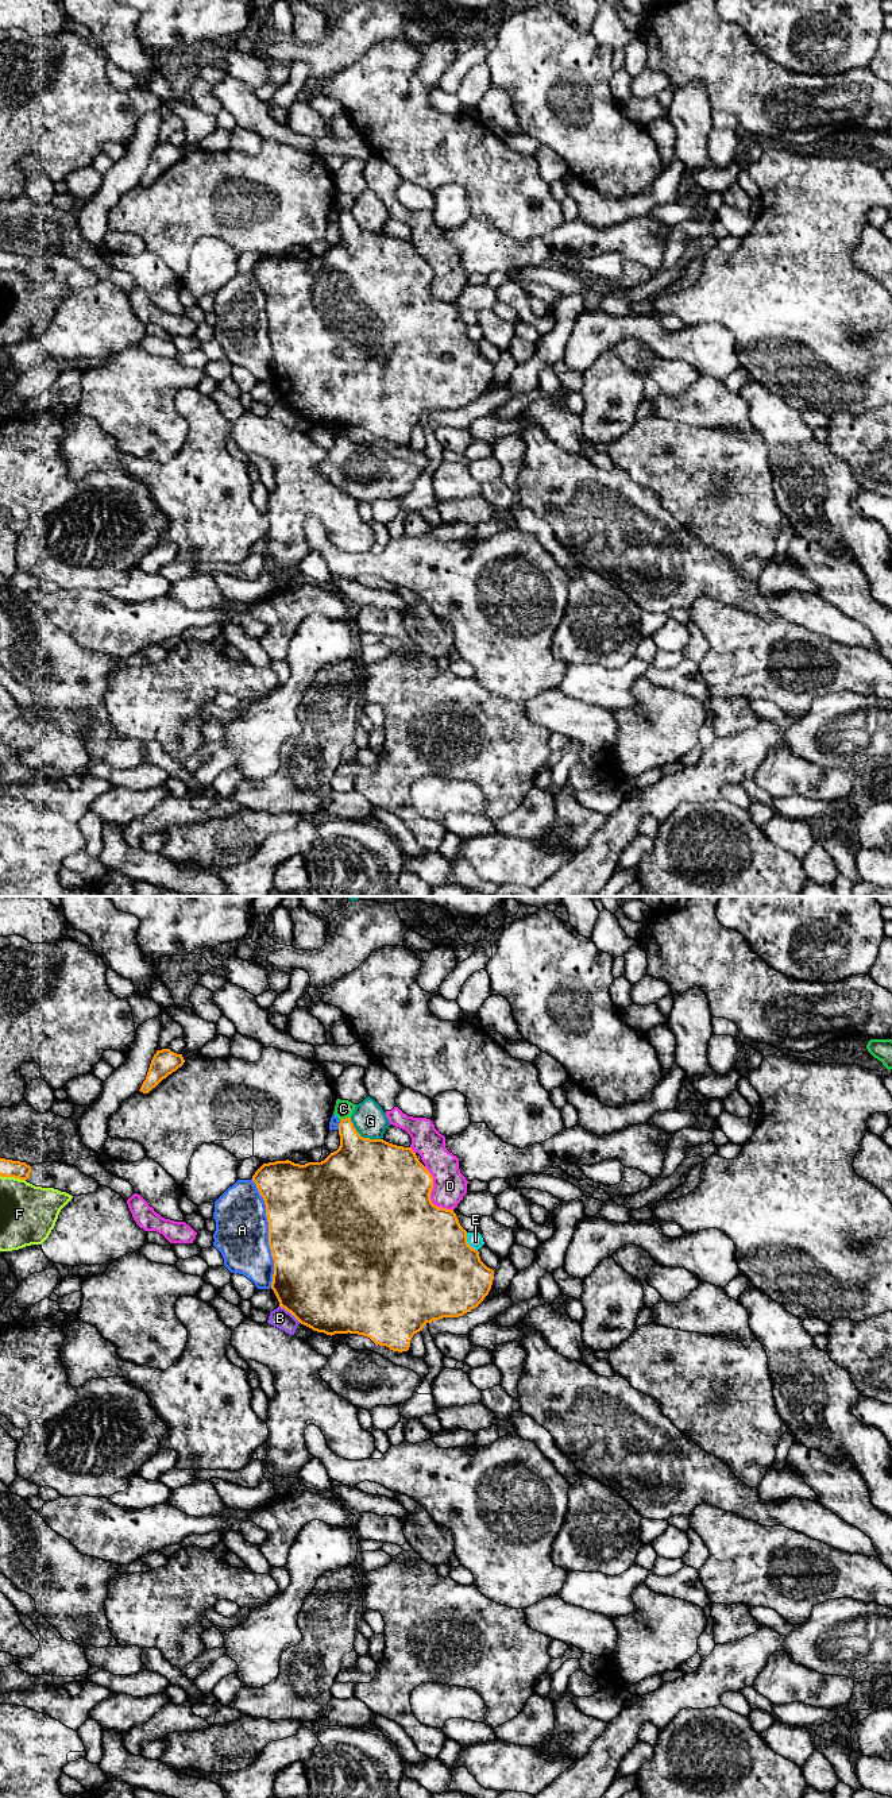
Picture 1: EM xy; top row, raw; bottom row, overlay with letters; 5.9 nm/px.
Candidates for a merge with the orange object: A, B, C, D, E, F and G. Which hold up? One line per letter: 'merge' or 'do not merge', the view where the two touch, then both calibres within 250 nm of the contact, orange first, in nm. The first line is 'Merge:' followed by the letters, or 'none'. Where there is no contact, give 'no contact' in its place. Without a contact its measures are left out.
Merge: none
A: do not merge; contact in xy; calibres 500 and 320 nm
B: do not merge; contact in xy; calibres 500 and 120 nm
C: do not merge; contact in xy; calibres 260 and 110 nm
D: do not merge; contact in xy; calibres 500 and 200 nm
E: do not merge; contact in xy; calibres 500 and 90 nm
F: do not merge; contact in xy; calibres 110 and 340 nm
G: do not merge; contact in xy; calibres 480 and 200 nm

